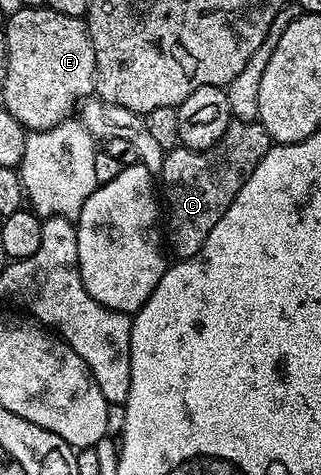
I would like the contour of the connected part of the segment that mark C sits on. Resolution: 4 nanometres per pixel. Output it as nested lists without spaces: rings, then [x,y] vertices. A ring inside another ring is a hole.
[[[231,119],[220,142],[208,150],[197,152],[179,146],[163,155],[160,196],[164,201],[164,240],[178,260],[190,260],[201,250],[208,234],[212,234],[212,226],[224,218],[224,210],[240,194],[240,186],[248,182],[270,147],[268,130],[257,120]]]

